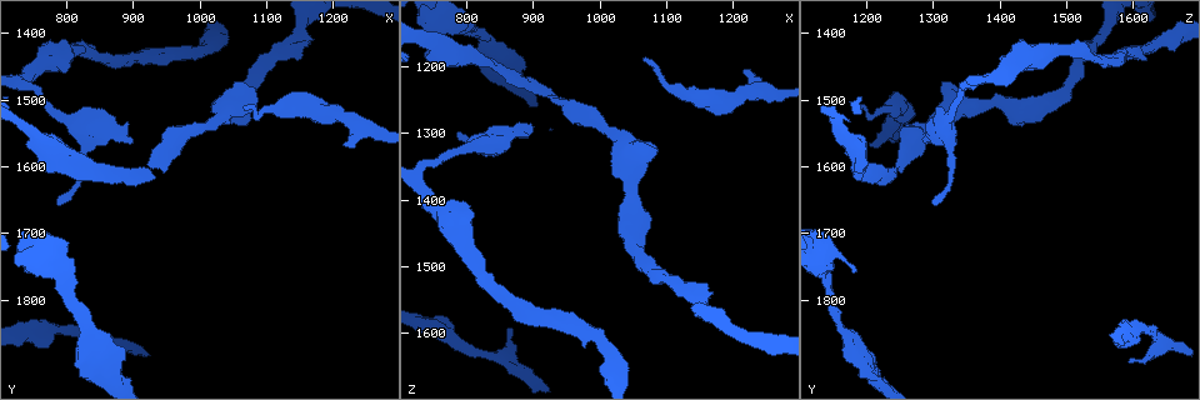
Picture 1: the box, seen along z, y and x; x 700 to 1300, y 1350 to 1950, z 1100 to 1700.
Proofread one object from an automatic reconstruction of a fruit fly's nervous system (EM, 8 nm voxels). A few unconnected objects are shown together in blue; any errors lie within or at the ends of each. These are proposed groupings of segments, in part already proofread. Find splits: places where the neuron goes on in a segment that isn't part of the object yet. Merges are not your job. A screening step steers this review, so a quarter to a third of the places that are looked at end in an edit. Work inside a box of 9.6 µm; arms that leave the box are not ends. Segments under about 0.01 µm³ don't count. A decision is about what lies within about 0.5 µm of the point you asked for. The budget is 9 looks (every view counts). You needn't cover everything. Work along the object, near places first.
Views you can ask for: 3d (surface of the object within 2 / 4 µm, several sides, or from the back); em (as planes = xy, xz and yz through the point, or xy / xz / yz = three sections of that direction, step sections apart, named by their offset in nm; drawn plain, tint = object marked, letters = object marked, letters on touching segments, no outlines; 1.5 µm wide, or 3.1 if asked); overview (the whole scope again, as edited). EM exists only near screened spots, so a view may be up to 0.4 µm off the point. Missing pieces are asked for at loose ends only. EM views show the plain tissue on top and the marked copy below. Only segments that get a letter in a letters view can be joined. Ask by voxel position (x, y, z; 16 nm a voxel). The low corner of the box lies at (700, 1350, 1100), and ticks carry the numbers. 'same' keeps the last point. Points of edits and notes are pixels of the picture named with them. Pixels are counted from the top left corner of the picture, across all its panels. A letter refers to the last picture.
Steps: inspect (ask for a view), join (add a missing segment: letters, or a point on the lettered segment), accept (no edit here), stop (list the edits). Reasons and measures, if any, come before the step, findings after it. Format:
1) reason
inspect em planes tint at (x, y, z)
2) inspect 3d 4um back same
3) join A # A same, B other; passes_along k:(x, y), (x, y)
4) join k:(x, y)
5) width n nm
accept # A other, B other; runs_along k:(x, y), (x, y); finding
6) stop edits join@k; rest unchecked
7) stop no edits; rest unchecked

an open end
inspect em planes letters at (1220, 1565, 1205)

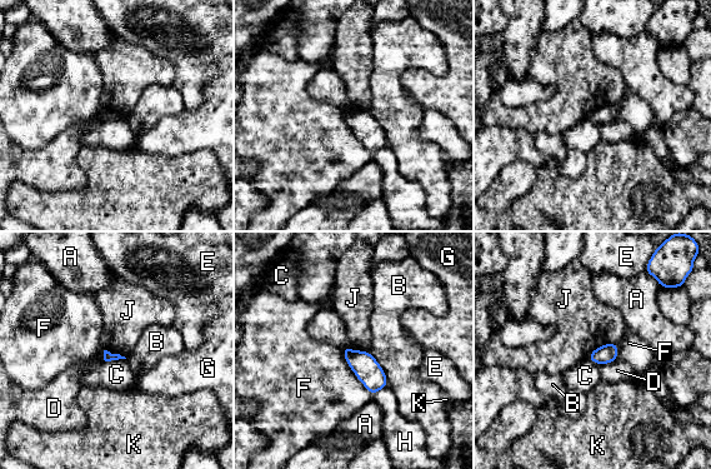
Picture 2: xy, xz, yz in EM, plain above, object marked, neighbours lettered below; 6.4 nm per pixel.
accept # A other, B other, C other, D other, E other, F other, G other, H other, J other, K other; border 2:(615, 342), (599, 345), (586, 357); no lettered segment goes on from it

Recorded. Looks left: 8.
thin end
inspect 3d 2um at (785, 1655, 1300)

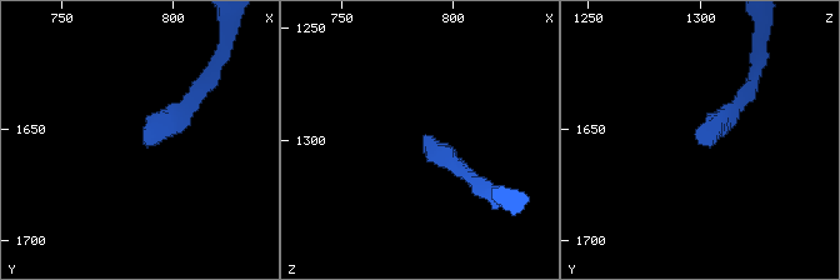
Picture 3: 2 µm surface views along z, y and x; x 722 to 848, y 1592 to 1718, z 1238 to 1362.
inspect em xy step 8 letters at (789, 1657, 1305)

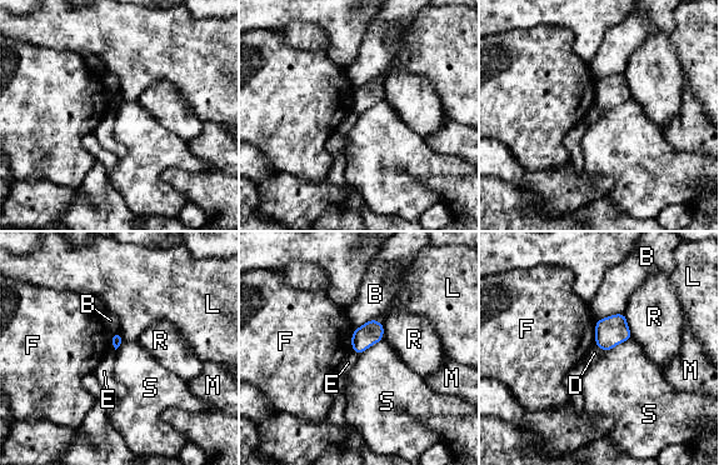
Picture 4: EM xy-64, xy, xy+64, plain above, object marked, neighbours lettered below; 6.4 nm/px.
another direction
inspect em planes letters same

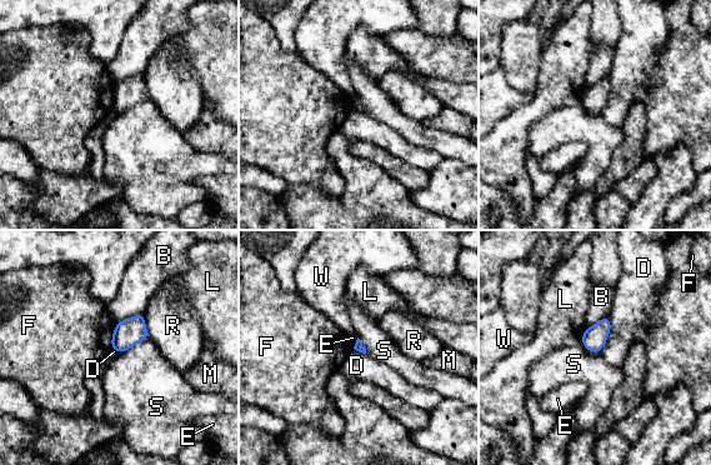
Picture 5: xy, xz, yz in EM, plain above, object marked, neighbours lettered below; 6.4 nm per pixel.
width 70 nm
accept # B other, D other, E other, F other, L other, M other, R other, S other, W other; border 5:(609, 316), (610, 334), (599, 351); none of them fits

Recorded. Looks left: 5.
inspect em planes letters at (740, 1755, 1180)

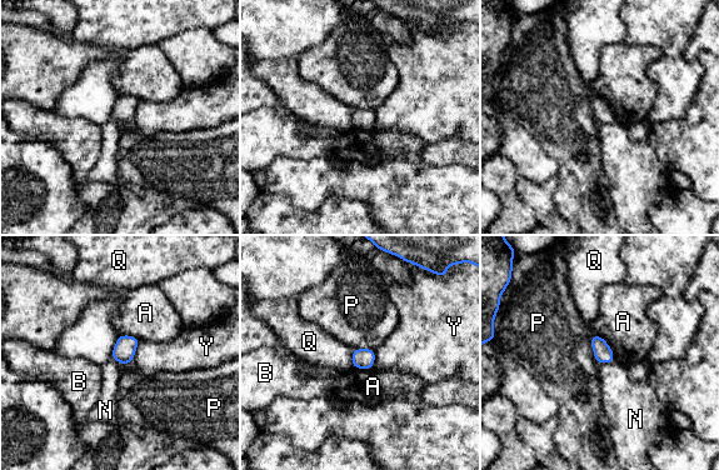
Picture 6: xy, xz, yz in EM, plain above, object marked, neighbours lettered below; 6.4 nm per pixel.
width 120 nm
accept # A other, B other, N other, P other, Q other, Y other; border 6:(589, 336), (593, 358), (597, 361); none of them fits

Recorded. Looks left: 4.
inspect em planes letters at (835, 1920, 1220)

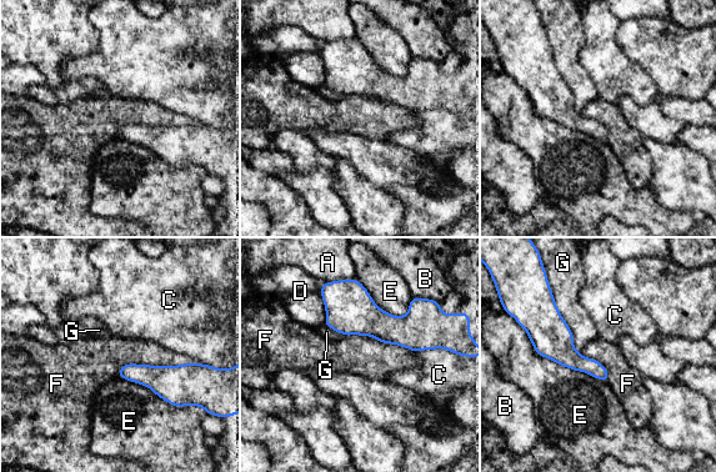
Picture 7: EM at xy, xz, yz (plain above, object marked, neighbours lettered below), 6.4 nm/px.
accept # A other, B other, C other, D other, E other, F other, G other; border 7:(196, 362), (124, 363), (116, 376); no lettered segment goes on from it

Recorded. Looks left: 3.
stop no edits; rest unchecked

